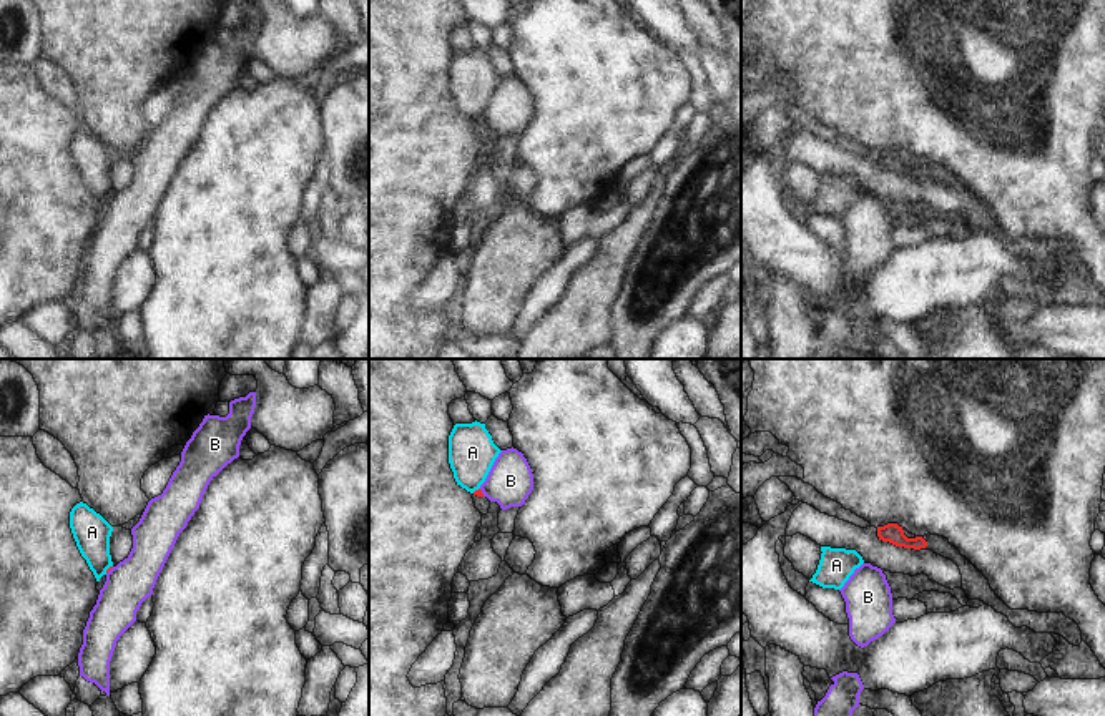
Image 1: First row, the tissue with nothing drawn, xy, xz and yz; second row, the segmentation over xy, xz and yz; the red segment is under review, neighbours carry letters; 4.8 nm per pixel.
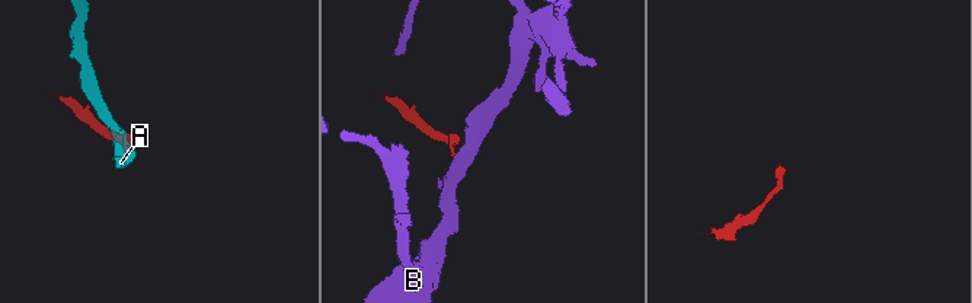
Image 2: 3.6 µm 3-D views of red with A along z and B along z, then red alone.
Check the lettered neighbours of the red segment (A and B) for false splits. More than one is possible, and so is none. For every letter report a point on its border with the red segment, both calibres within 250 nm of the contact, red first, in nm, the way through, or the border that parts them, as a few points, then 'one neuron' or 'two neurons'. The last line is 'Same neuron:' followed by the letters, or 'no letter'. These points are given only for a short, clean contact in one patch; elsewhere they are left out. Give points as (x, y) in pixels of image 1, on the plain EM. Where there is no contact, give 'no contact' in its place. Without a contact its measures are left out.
A: meets red in xy at (108, 196); 20 nm thick on the red side, 180 nm on the other; border along xy (112, 193), (105, 200); two neurons
B: meets red in xz at (481, 120); 30 nm thick on the red side, 220 nm on the other; border along xz (479, 117), (484, 123); two neurons
Same neuron: no letter

